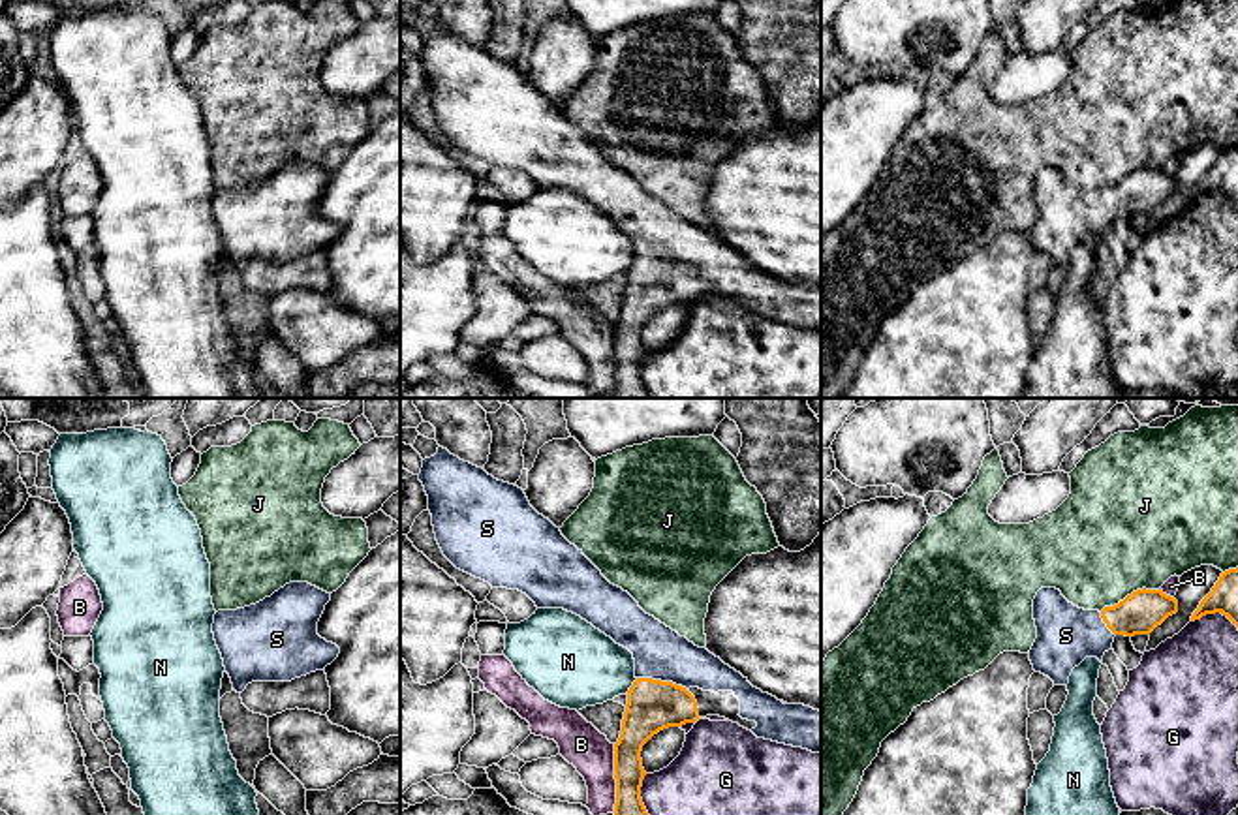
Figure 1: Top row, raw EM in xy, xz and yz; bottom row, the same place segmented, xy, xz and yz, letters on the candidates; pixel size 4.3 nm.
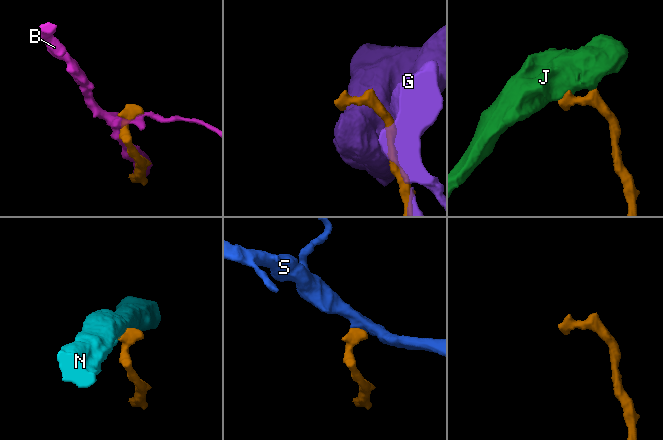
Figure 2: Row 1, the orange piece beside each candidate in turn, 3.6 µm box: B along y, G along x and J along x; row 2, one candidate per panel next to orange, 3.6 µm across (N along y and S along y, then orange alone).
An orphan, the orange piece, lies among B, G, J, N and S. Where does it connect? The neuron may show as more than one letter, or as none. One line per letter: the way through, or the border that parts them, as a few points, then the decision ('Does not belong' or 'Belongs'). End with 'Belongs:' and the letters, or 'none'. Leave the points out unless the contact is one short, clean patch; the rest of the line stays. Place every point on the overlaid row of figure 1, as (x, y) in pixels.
B: Does not belong
G: Does not belong
J: Does not belong
N: Boundary: xz (637, 678), (626, 693). Does not belong
S: Path across: xz (652, 705), (660, 695), (660, 680), (662, 654). Belongs
Belongs: S

